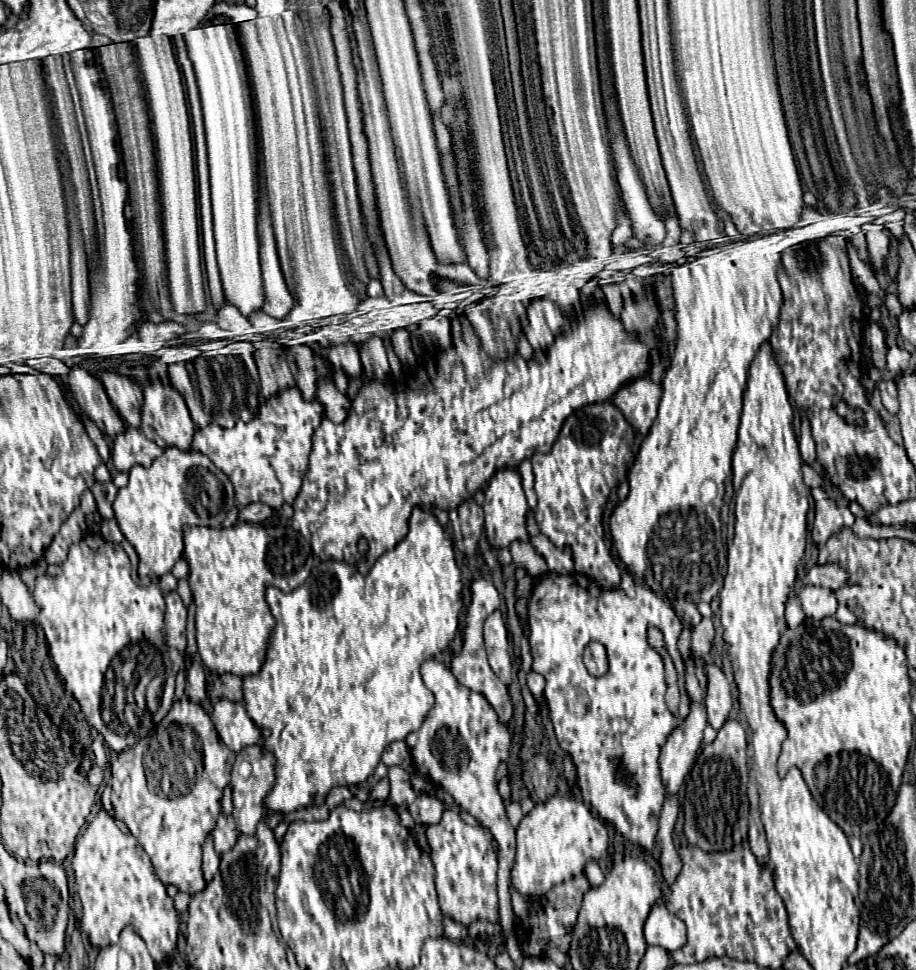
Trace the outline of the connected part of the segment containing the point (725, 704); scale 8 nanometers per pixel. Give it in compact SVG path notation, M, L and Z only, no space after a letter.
M706 664L704 672L708 676L708 694L706 694L708 724L714 726L714 730L720 730L732 708L730 682L726 680L722 668L716 664Z

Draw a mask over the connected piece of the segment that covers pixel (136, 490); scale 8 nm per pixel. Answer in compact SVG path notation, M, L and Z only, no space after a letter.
M168 446L148 468L134 466L128 476L130 482L118 490L112 510L120 532L138 554L140 578L160 578L172 570L174 562L182 558L184 526L218 528L226 512L234 508L232 482L196 450L180 452Z

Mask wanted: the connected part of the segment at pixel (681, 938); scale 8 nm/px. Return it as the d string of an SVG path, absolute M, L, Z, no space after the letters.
M664 904L652 906L644 924L646 944L662 946L664 950L678 950L686 942L686 926L680 918L668 912Z

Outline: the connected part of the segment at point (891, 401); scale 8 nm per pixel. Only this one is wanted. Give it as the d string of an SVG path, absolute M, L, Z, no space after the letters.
M882 380L880 382L880 394L882 394L882 404L890 414L898 414L900 402L896 402L896 384L892 380Z

